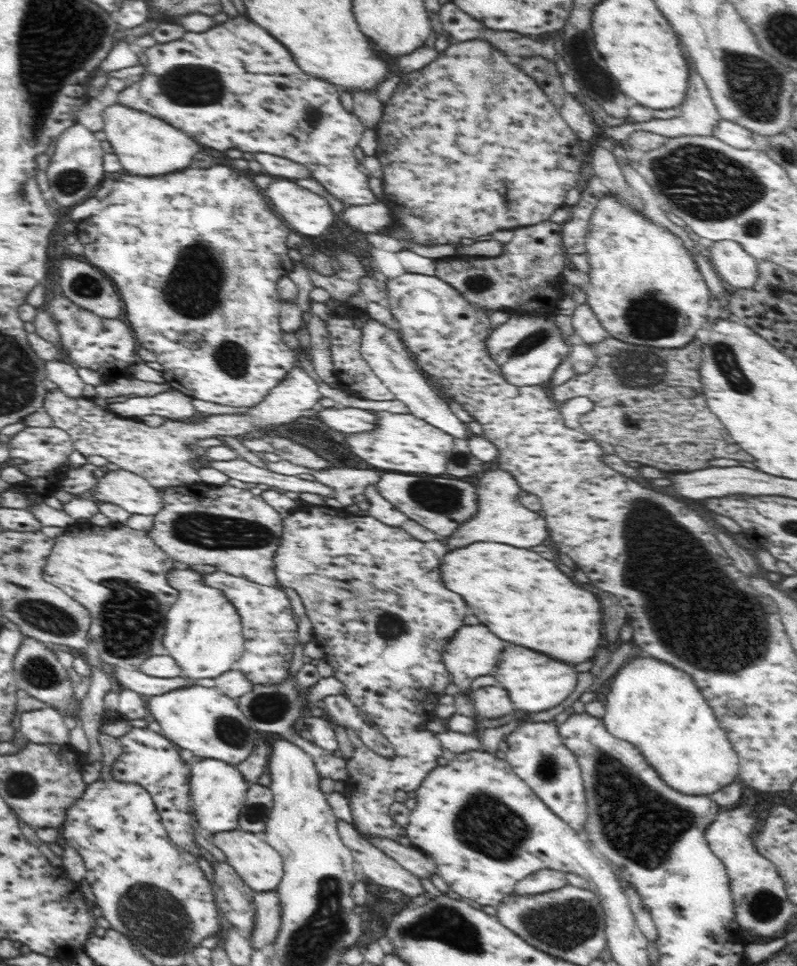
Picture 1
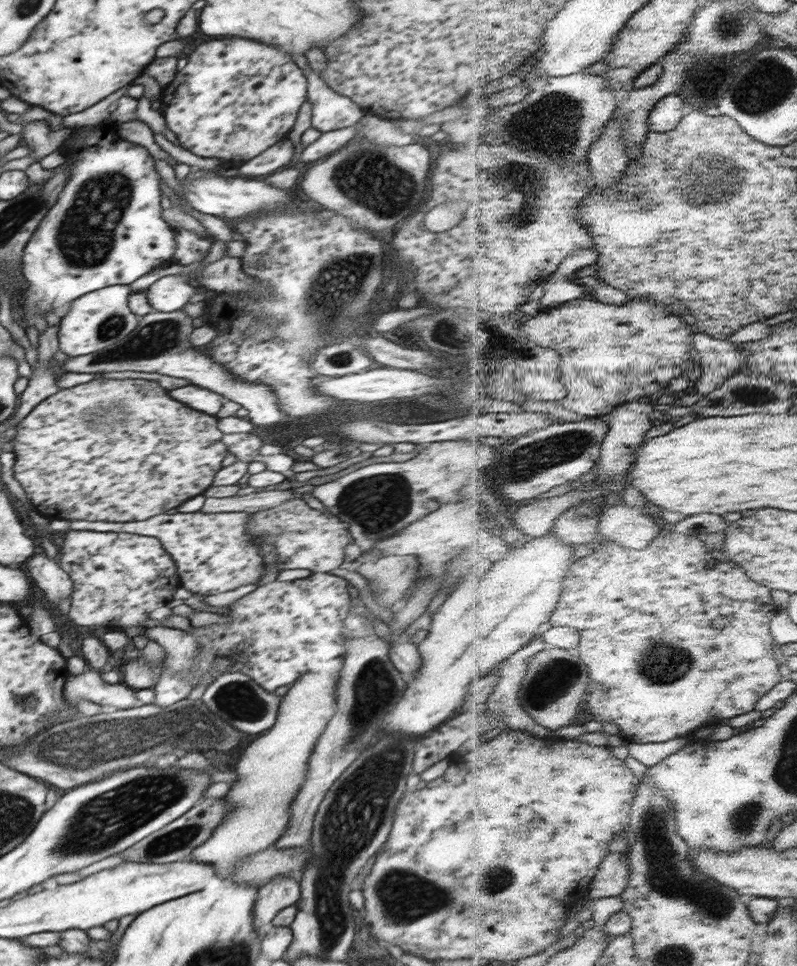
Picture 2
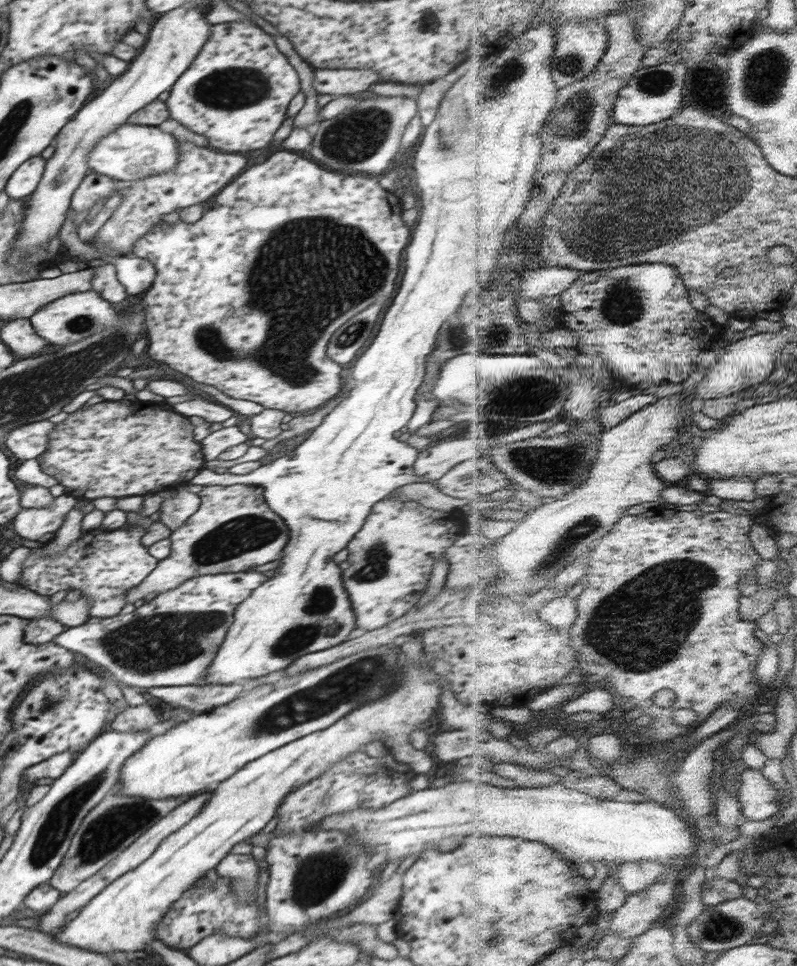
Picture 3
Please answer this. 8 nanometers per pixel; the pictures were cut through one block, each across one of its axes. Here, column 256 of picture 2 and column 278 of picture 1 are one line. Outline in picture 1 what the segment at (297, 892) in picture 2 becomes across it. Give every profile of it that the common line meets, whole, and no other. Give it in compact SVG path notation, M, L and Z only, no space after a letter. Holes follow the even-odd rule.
M255 892L253 902L256 908L255 927L250 938L254 950L273 945L281 927L282 906L278 892Z

